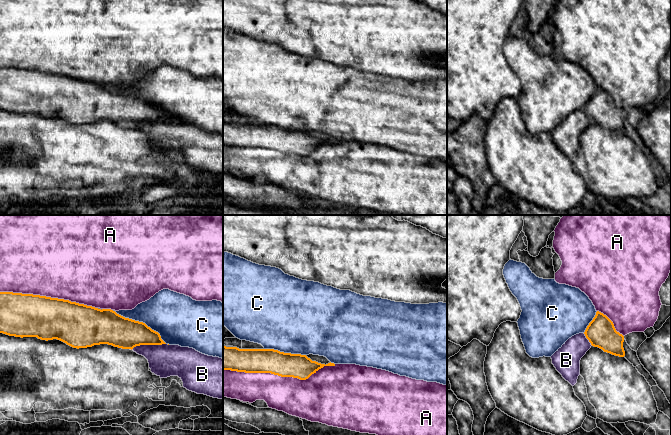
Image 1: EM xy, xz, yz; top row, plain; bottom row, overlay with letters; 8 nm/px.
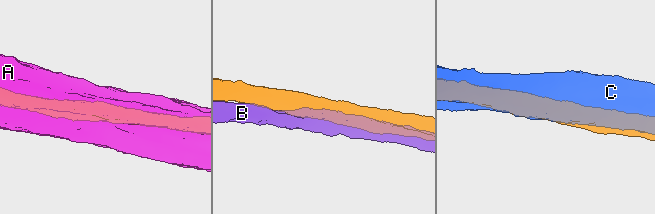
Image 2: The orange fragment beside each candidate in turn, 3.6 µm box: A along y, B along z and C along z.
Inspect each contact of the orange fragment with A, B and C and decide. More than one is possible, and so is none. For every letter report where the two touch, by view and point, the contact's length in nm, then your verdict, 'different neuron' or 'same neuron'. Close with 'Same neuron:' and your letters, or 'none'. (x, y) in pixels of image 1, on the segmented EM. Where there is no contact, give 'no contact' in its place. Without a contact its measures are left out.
A: meets orange in xz at (279, 375); contact 900 nm long; different neuron
B: meets orange in xy at (147, 344); contact 300 nm long; different neuron
C: meets orange in xy at (140, 322); contact 500 nm long; different neuron
Same neuron: none

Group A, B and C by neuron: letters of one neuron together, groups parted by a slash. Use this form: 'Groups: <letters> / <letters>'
Groups: A / B C

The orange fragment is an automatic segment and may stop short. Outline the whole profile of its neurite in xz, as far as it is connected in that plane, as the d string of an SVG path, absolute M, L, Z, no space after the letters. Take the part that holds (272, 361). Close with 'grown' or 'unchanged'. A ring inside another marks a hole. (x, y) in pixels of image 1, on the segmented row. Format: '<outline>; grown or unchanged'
M223 346L223 370L245 373L271 373L281 377L308 379L324 366L335 366L334 363L321 364L312 361L306 355L284 353L274 349L239 349Z; unchanged

